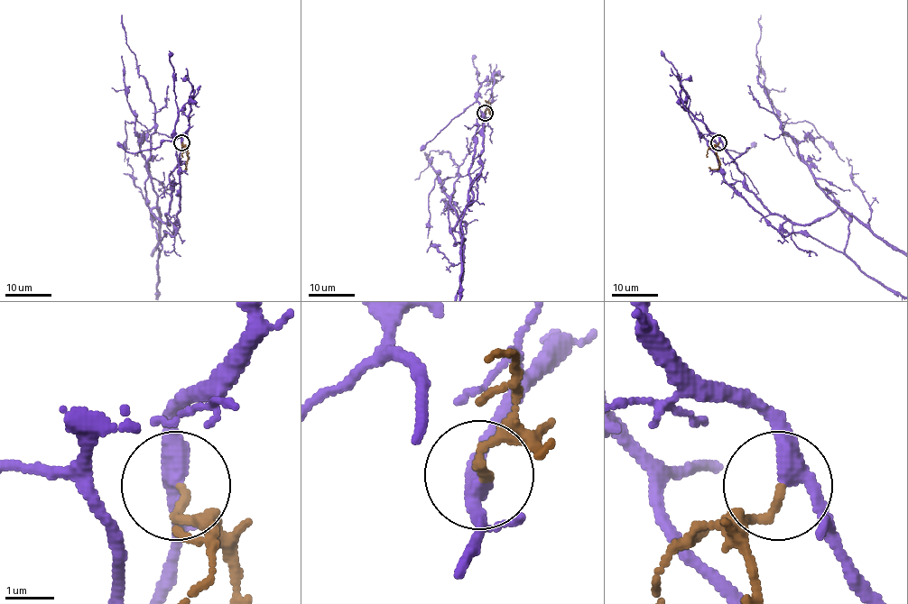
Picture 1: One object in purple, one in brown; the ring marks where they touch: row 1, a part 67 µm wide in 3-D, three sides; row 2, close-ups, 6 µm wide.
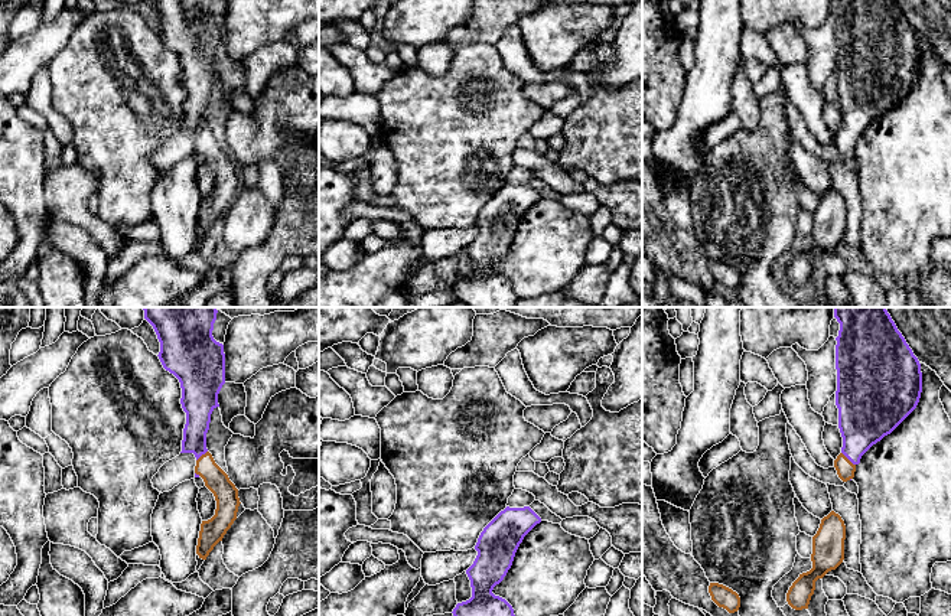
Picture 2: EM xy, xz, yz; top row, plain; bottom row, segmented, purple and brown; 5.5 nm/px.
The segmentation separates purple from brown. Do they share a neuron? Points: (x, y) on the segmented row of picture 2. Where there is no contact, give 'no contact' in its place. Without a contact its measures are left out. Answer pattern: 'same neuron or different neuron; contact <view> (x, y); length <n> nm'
same neuron; contact yz (849, 459); length 110 nm

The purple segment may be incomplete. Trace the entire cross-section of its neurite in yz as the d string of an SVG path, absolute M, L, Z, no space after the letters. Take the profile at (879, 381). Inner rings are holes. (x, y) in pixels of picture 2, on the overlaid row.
M834 307L834 317L840 323L836 338L836 405L843 437L834 467L838 478L847 482L854 478L862 456L916 408L922 392L922 372L918 358L886 307Z

